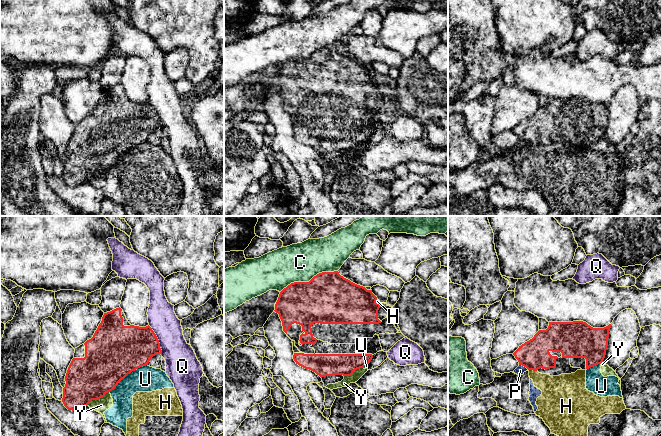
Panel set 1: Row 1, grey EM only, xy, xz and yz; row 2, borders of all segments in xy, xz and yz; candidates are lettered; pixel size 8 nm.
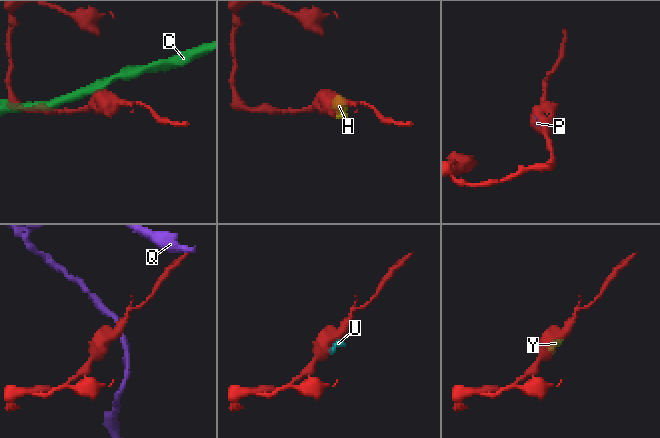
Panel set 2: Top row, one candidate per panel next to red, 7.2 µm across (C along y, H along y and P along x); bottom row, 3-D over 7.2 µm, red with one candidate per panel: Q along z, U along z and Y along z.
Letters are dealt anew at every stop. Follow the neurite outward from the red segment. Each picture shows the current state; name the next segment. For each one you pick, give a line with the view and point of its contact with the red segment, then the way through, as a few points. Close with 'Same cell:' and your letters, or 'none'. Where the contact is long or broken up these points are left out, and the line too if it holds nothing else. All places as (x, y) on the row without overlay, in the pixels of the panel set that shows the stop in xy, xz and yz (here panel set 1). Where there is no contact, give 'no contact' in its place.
Same cell: none

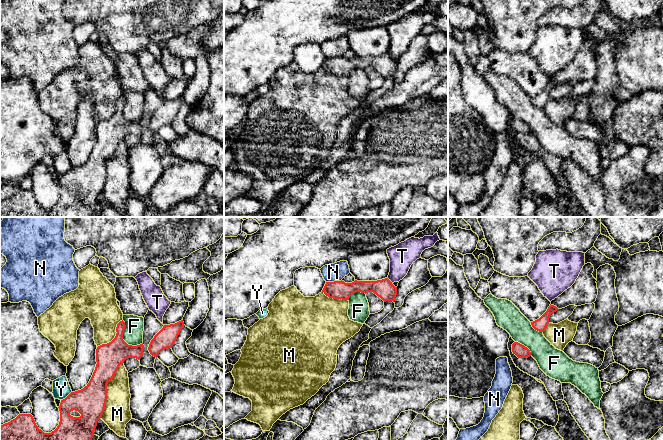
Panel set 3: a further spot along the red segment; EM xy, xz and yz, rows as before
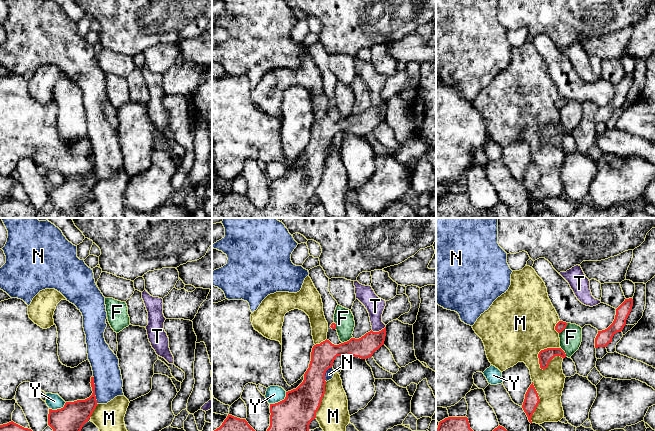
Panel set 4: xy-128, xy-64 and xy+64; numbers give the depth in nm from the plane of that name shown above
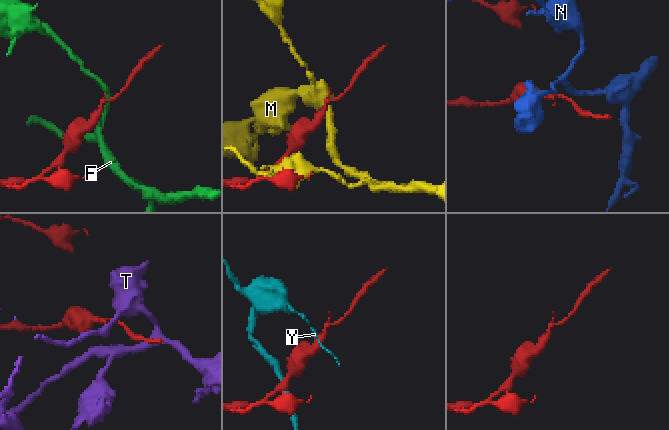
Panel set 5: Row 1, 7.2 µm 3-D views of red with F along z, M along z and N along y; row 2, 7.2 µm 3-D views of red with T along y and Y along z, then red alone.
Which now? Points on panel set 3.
Same cell: none

